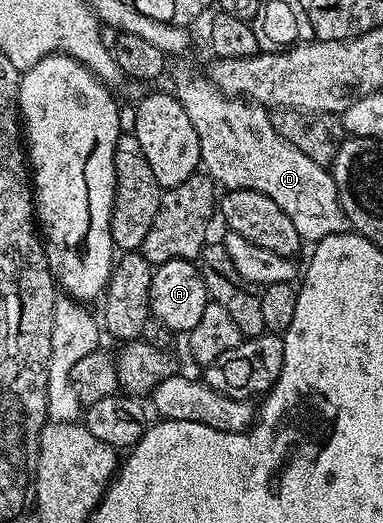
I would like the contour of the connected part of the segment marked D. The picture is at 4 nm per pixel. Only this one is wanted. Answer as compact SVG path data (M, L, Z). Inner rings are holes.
M182 75L172 87L192 121L192 129L196 129L205 174L215 184L222 186L223 183L223 188L252 189L264 193L264 197L272 197L272 201L288 213L292 225L296 225L296 233L300 233L304 241L317 241L347 230L346 214L340 205L333 174L312 161L312 157L304 157L296 145L284 141L284 137L272 129L267 108L241 97L223 95L215 83L205 82Z

